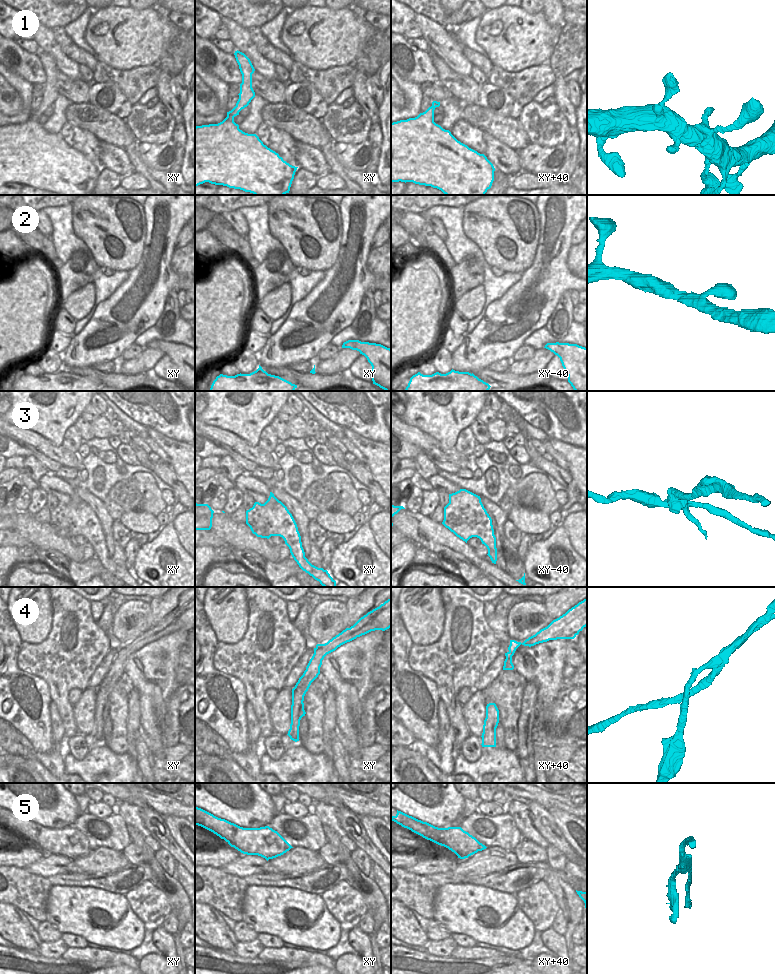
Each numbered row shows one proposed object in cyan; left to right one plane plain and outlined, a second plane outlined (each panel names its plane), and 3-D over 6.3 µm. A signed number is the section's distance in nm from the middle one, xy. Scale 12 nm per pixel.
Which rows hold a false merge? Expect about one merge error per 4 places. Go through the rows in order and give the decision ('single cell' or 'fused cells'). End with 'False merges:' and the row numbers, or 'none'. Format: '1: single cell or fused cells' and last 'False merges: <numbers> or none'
1: single cell
2: single cell
3: fused cells
4: fused cells
5: fused cells
False merges: 3, 4, 5

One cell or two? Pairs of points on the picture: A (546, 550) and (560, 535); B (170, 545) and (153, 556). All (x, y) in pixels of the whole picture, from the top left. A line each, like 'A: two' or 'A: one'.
A: one
B: one

